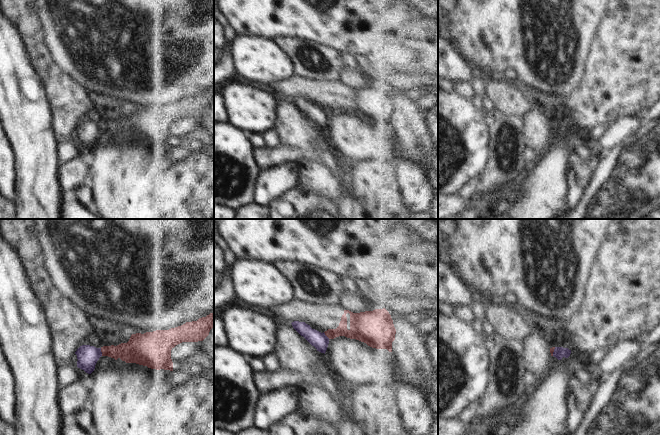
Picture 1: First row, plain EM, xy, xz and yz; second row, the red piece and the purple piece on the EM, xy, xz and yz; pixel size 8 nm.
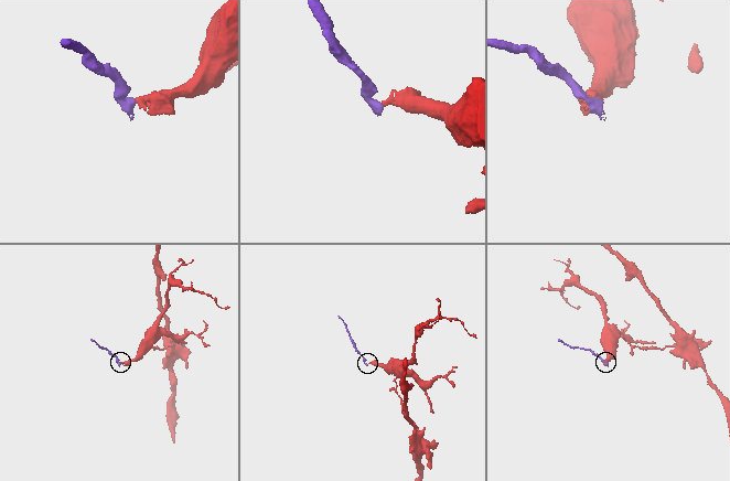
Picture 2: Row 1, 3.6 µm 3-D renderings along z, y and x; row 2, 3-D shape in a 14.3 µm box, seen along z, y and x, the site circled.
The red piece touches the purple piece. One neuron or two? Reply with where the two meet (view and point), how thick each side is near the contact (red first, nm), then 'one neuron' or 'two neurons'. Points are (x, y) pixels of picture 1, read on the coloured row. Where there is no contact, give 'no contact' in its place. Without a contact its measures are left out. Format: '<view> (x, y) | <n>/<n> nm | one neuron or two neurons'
xy (101, 351) | 180/170 nm | two neurons

